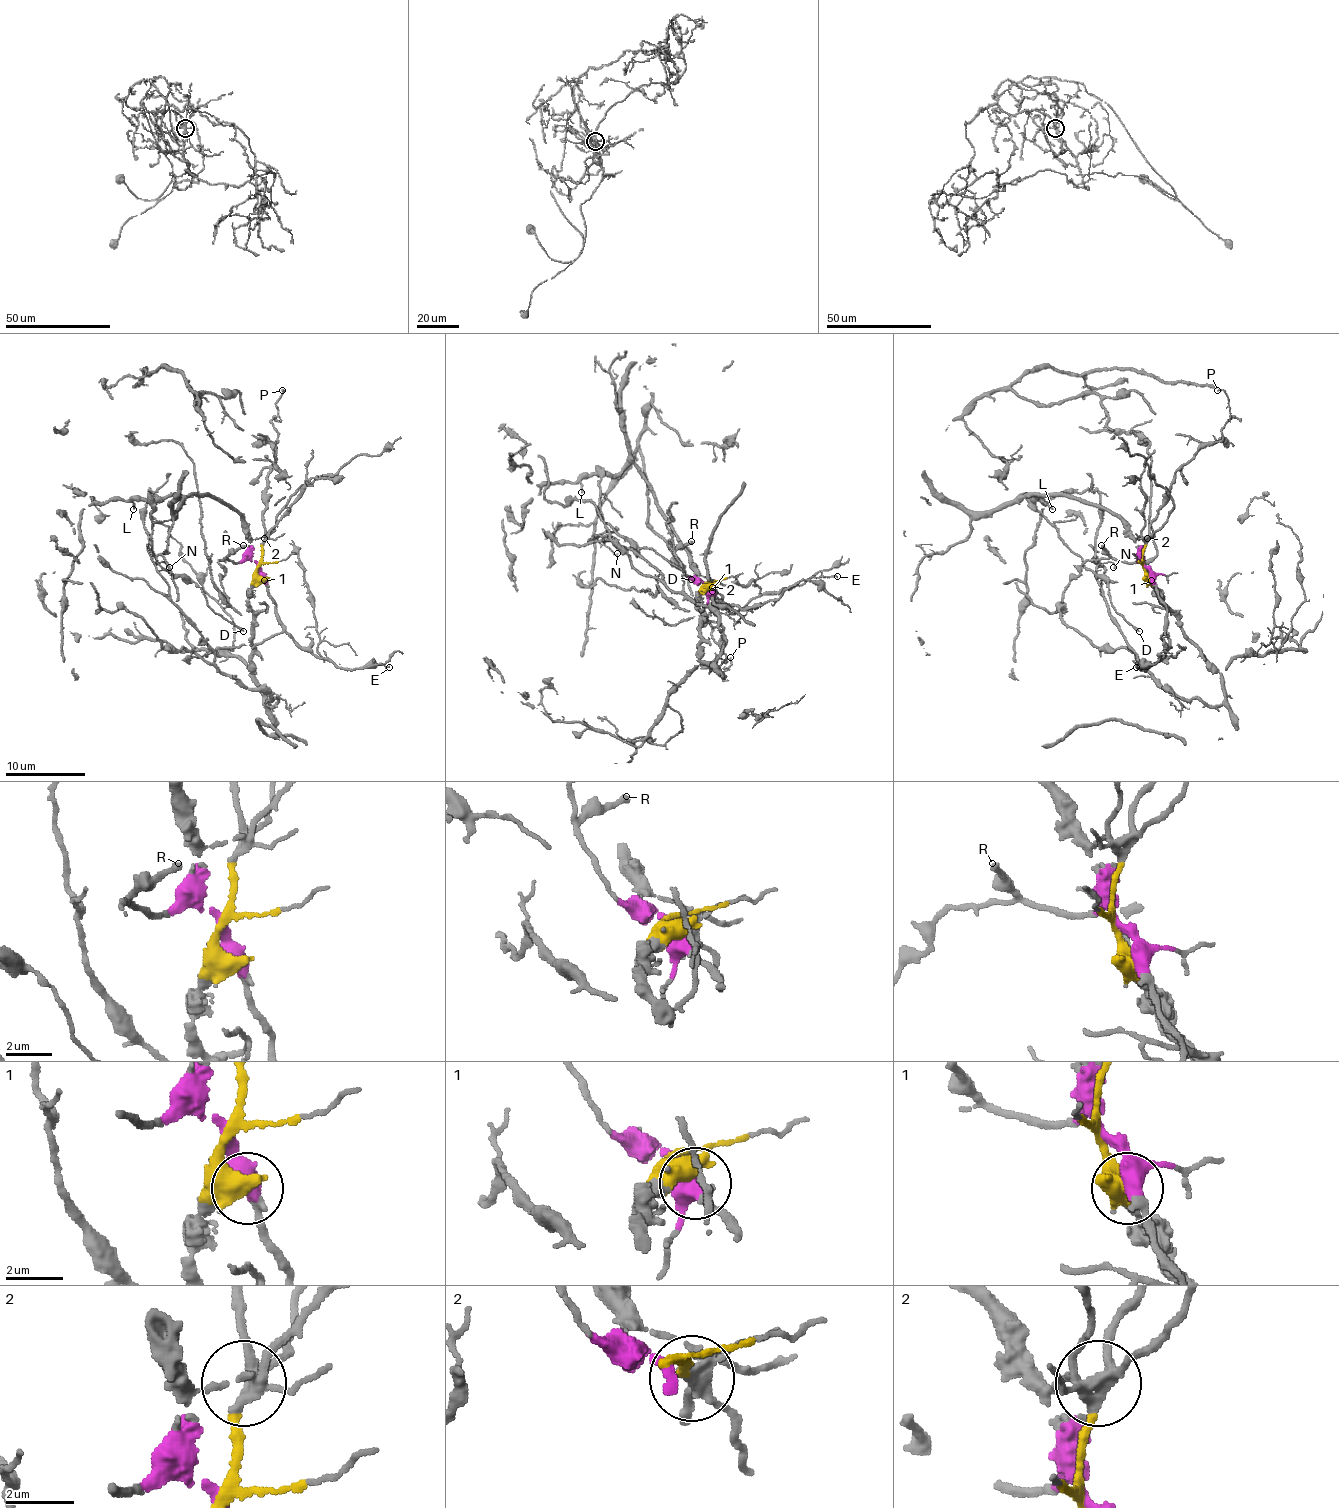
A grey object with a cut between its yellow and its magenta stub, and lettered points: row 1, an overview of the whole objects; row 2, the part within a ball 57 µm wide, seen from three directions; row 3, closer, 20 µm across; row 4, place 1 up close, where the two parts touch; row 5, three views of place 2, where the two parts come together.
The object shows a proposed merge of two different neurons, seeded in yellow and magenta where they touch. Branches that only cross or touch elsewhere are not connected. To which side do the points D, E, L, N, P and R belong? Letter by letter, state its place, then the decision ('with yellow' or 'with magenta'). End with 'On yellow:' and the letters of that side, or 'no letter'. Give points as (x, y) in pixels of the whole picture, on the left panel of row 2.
D: at (243, 631); with magenta
E: at (389, 667); with magenta
L: at (133, 509); with magenta
N: at (169, 567); with yellow
P: at (282, 390); with yellow
R: at (243, 545); with magenta
On yellow: N, P

